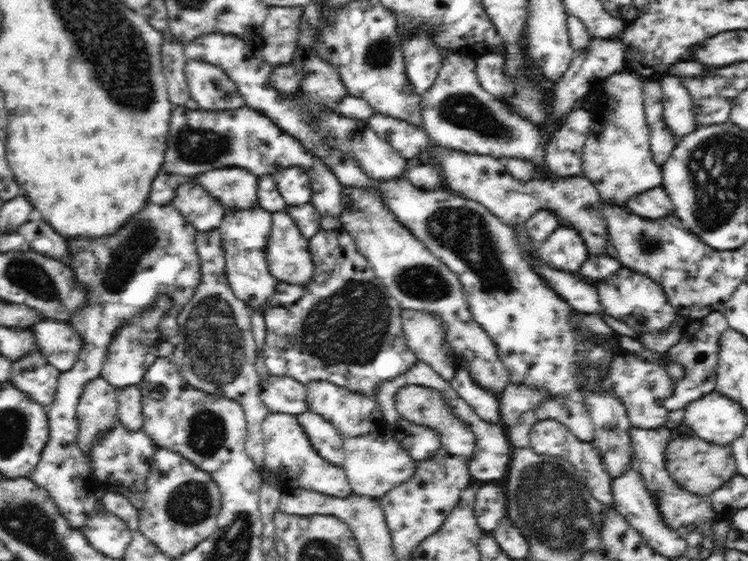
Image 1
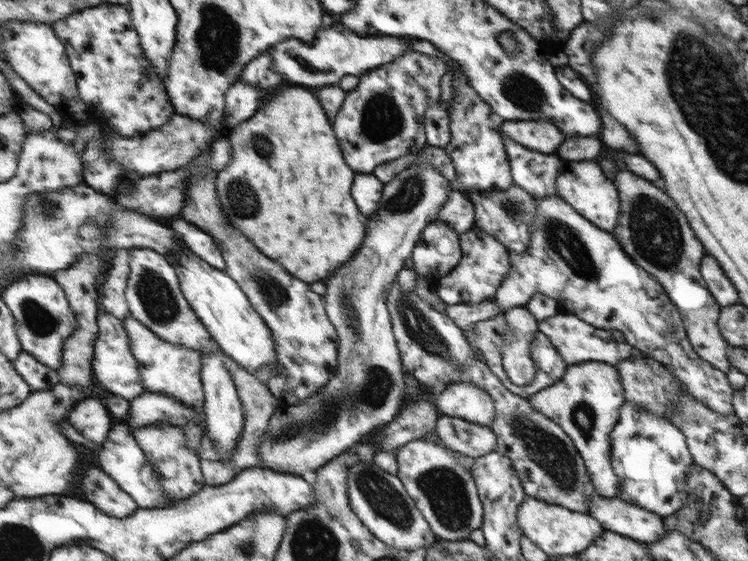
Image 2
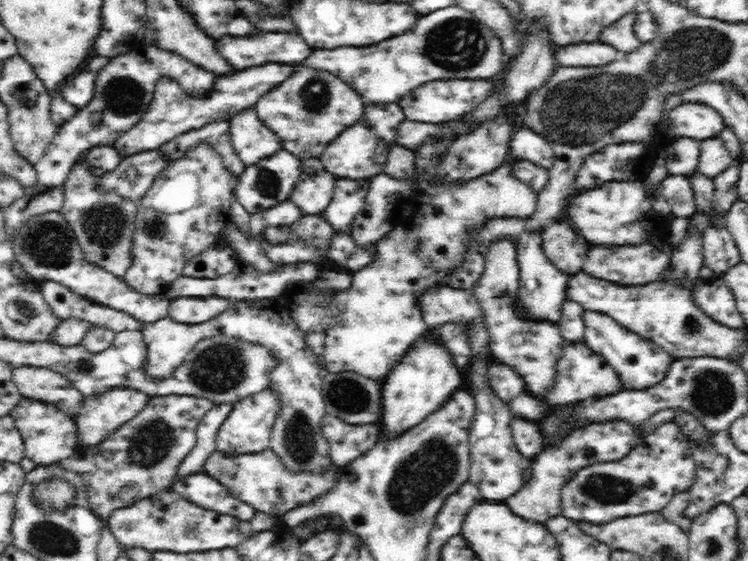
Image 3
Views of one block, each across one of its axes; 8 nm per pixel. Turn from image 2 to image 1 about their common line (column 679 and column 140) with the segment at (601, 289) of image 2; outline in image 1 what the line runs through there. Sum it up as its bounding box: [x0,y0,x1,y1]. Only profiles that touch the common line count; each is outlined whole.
[101,296,171,392]

